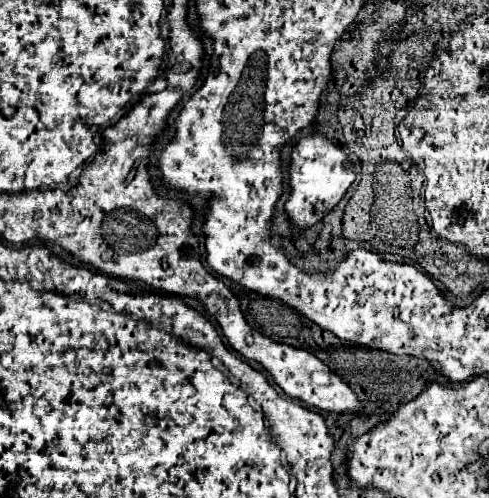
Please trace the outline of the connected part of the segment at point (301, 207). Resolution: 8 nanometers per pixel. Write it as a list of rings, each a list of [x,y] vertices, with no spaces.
[[[320,134],[302,138],[292,150],[292,158],[290,158],[292,194],[286,202],[286,212],[290,220],[294,212],[294,224],[300,228],[320,222],[322,216],[340,202],[340,198],[346,194],[352,182],[354,182],[354,170],[350,168],[348,158],[340,148],[336,148],[326,136]]]

